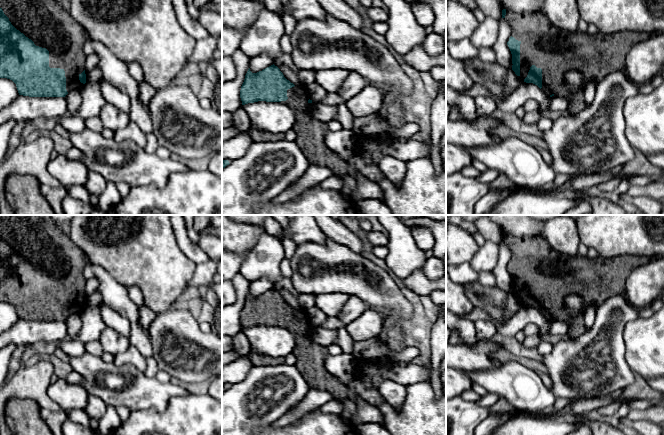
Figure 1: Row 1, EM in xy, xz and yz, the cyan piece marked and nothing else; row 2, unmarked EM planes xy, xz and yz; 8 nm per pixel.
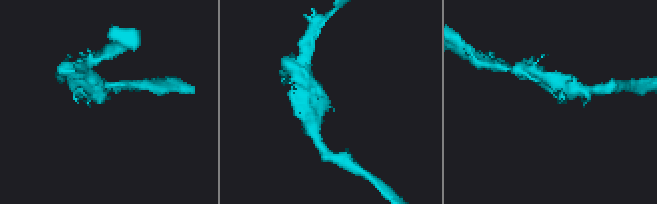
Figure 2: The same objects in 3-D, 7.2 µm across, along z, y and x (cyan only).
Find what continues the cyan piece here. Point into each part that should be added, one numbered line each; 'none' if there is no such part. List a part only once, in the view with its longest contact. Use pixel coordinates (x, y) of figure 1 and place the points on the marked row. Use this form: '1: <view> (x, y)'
1: xy (48, 24)

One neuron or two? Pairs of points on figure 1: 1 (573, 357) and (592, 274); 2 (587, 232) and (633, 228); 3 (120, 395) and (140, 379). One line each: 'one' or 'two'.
1: two
2: one
3: one

